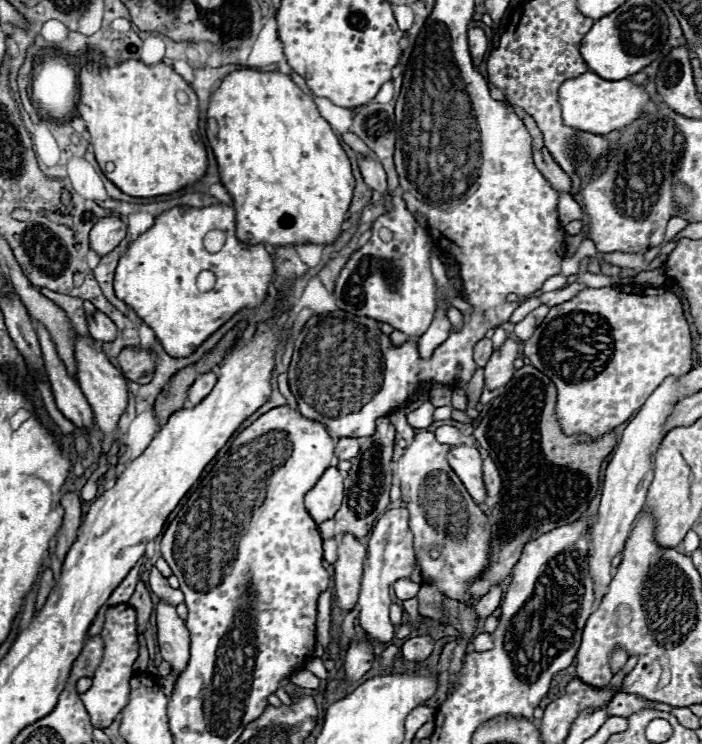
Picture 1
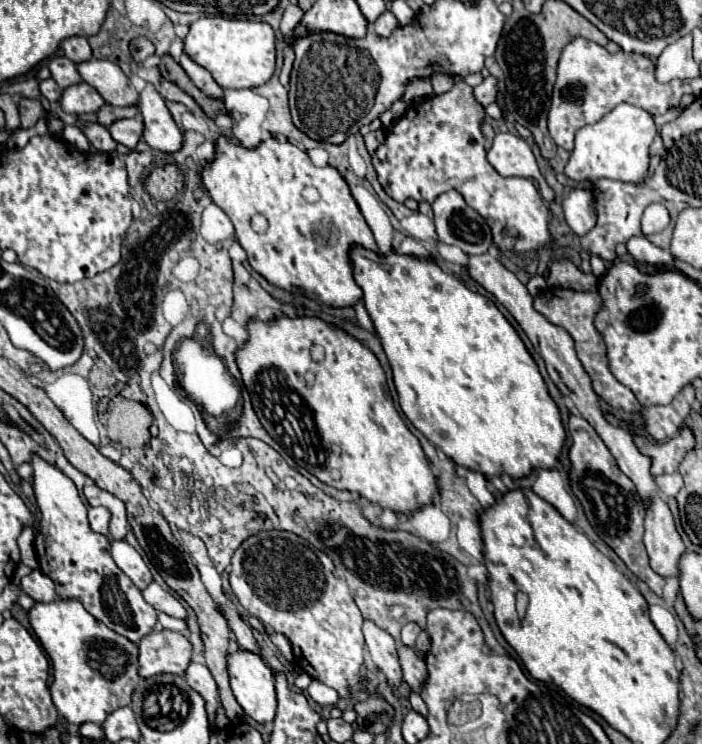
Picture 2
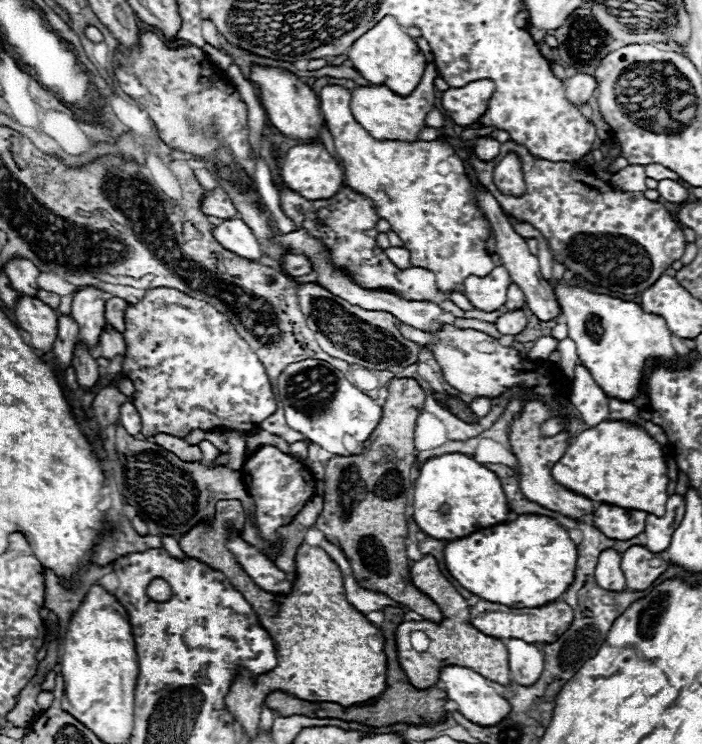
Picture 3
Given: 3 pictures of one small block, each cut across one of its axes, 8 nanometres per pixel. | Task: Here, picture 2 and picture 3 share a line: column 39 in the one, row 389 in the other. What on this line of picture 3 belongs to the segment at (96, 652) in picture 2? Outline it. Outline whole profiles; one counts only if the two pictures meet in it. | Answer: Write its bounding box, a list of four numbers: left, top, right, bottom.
[554,278,676,400]

